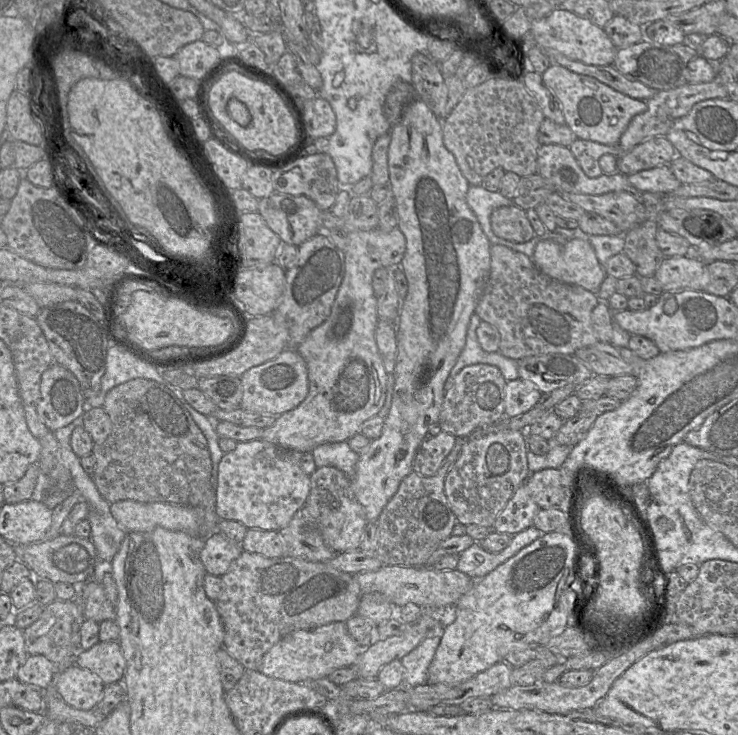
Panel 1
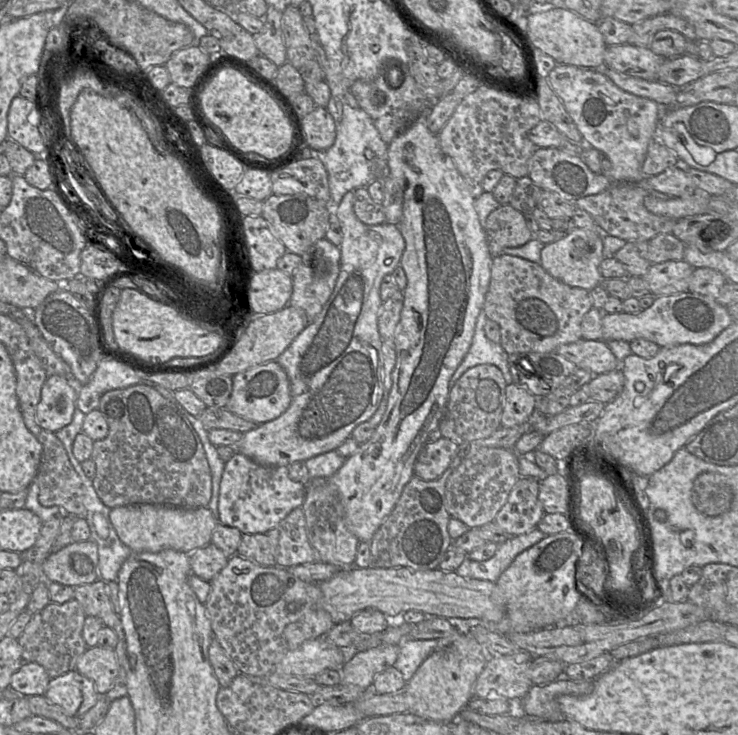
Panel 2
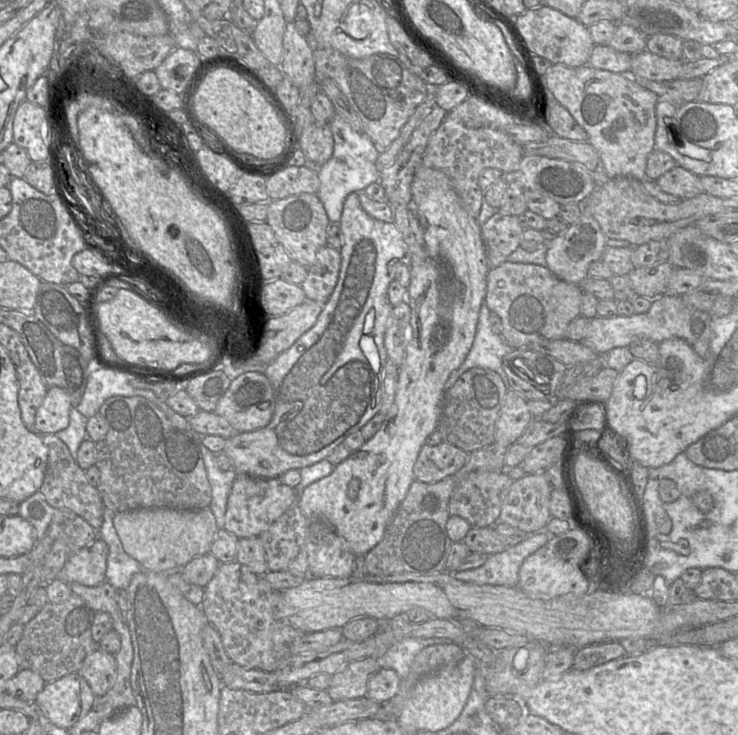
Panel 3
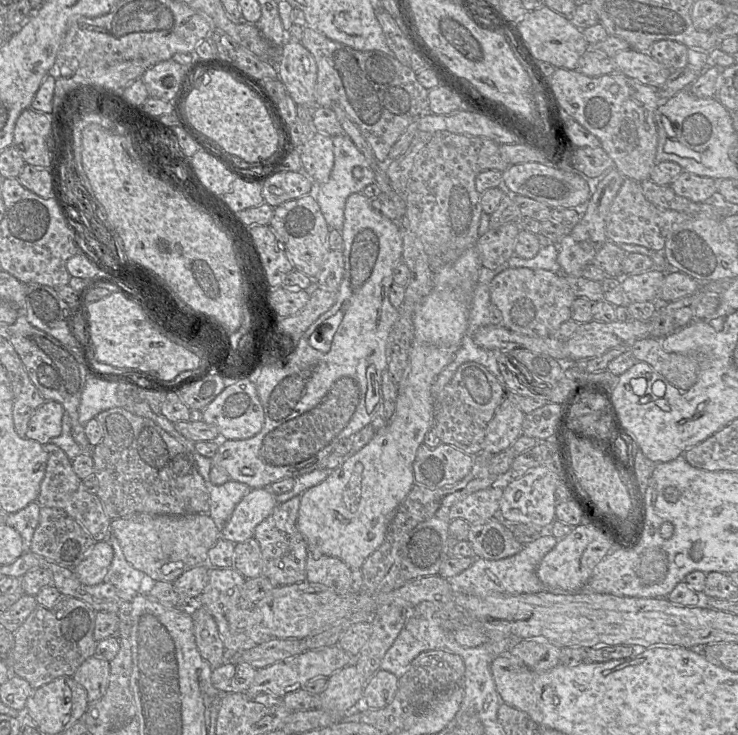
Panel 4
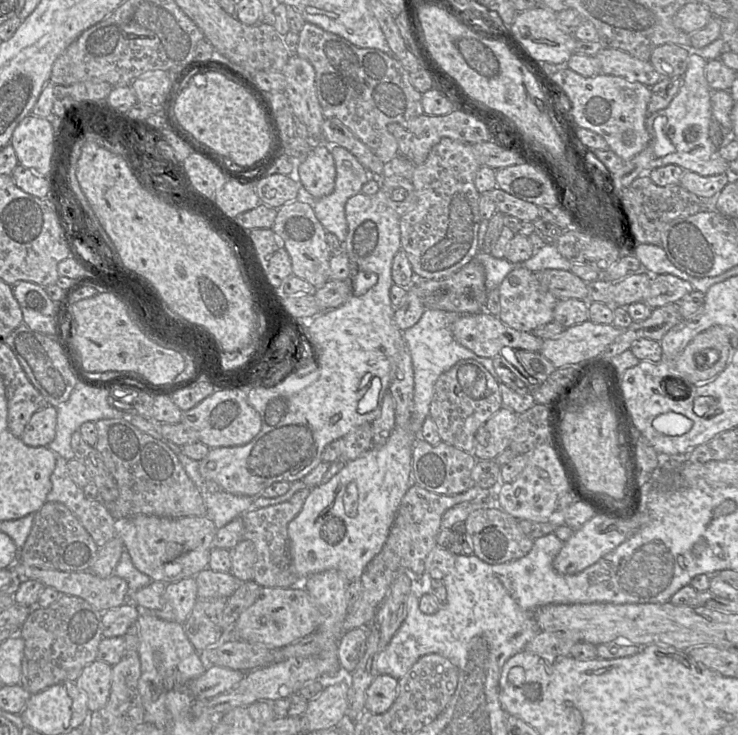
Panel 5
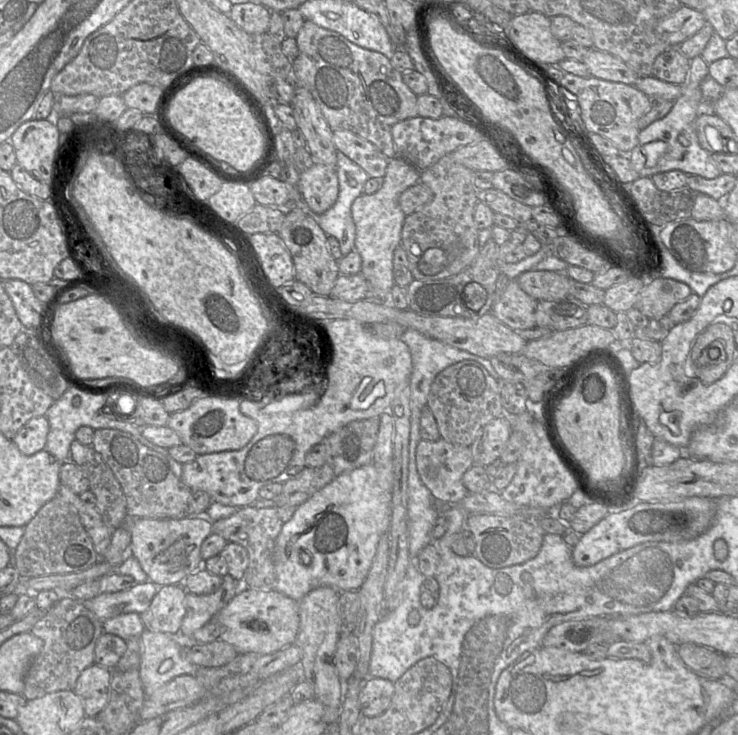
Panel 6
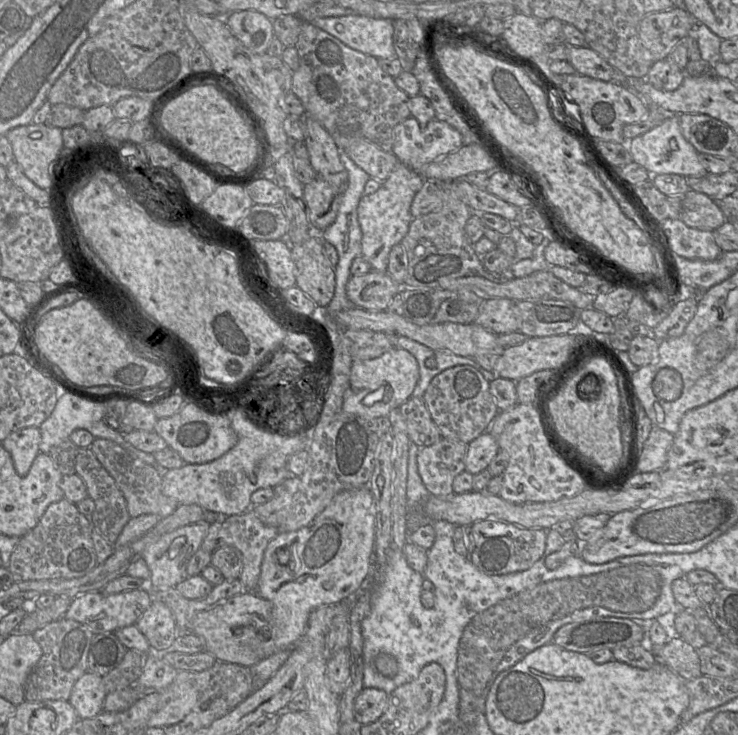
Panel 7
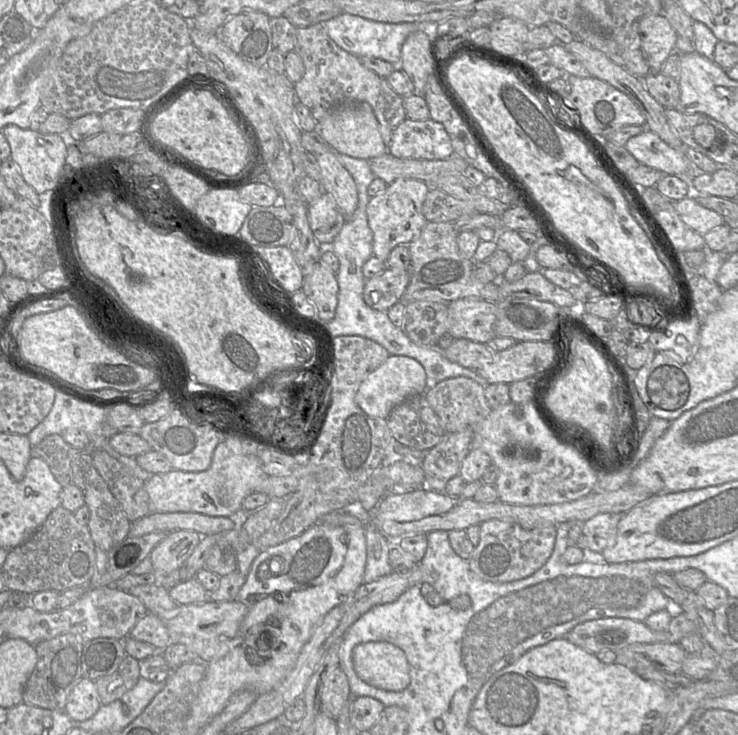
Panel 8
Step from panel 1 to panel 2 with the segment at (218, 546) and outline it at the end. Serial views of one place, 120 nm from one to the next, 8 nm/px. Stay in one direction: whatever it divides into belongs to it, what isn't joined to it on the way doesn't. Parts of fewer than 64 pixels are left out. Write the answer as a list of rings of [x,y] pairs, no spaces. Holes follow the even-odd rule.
[[[213,543],[198,548],[189,555],[191,574],[208,582],[211,582],[228,561],[229,557]]]

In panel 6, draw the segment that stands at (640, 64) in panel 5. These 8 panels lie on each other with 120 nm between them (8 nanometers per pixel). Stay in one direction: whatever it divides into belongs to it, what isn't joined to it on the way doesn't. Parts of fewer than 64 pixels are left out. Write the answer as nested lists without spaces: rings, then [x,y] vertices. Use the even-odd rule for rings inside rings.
[[[595,48],[587,51],[582,62],[591,76],[602,80],[634,85],[638,78],[642,78],[618,57]]]

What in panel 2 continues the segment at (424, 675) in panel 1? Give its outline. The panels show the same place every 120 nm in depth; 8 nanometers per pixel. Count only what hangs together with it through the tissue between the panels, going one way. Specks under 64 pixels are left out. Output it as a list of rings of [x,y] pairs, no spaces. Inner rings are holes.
[[[406,639],[399,647],[399,654],[393,666],[402,673],[407,683],[422,662],[439,647],[439,641],[437,639]]]

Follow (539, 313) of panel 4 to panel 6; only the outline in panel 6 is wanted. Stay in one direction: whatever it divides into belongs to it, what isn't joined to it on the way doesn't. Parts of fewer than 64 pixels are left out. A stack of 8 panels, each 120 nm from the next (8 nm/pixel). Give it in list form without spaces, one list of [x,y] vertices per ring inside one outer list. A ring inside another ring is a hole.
[[[512,279],[493,304],[491,313],[512,330],[527,330],[536,327],[537,304],[538,301],[523,291],[516,279]]]

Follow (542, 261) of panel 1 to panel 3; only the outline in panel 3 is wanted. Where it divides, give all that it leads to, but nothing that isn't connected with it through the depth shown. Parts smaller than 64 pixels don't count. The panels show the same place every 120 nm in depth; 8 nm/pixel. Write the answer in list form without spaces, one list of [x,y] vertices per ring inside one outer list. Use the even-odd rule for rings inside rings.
[[[582,209],[582,215],[577,223],[569,225],[565,232],[545,242],[547,243],[546,267],[559,279],[578,284],[588,277],[589,265],[601,260],[606,248],[606,239],[597,220],[589,211]]]

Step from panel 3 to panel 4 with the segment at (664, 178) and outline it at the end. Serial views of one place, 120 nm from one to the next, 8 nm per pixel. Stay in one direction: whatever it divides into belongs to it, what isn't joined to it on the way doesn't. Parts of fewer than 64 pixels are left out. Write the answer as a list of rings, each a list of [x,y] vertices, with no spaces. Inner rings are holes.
[[[682,171],[669,185],[678,196],[704,203],[717,192],[716,180]]]

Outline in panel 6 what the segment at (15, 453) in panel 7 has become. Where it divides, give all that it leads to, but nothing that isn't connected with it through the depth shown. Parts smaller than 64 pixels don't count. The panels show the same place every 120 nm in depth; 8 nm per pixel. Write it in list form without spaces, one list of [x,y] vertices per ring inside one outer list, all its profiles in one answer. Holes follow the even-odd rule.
[[[45,415],[31,418],[15,434],[12,441],[24,455],[32,455],[44,449],[49,423]]]

